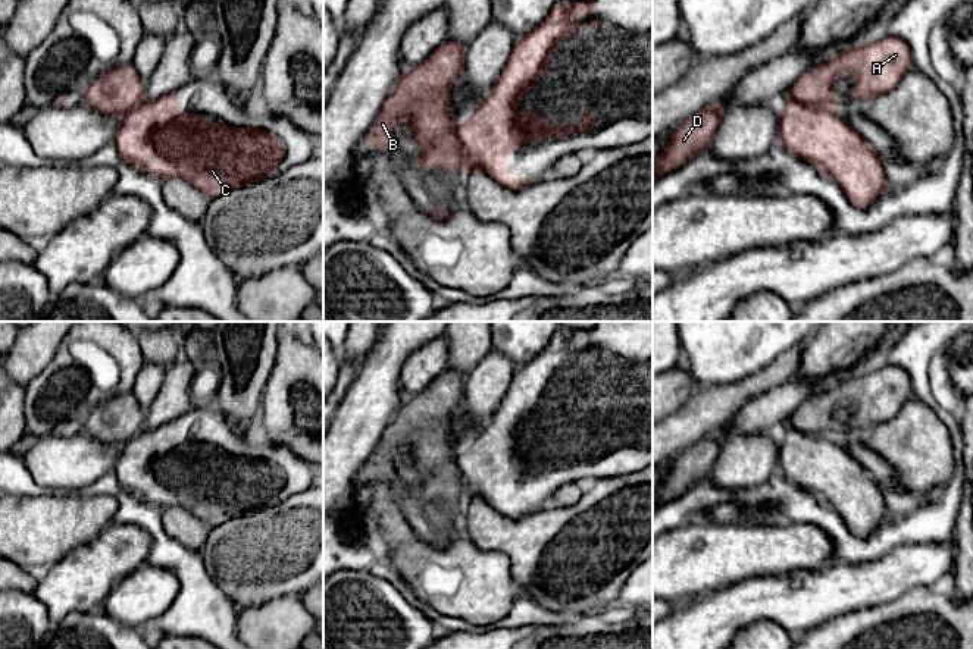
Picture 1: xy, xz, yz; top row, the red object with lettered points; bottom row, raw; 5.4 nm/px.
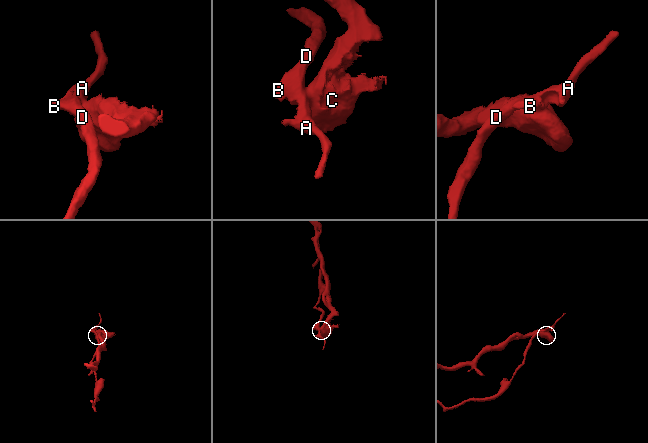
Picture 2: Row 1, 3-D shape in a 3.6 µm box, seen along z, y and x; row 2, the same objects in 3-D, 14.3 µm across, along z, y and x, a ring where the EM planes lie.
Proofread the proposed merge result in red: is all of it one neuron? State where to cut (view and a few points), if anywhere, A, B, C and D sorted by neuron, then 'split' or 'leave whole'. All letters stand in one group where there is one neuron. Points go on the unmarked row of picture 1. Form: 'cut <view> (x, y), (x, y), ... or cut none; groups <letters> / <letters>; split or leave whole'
cut xz (456, 455), (465, 504); groups A B D / C; split

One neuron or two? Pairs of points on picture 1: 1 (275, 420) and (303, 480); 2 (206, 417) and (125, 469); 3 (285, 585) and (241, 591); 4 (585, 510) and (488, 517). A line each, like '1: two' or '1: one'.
1: two
2: one
3: one
4: one

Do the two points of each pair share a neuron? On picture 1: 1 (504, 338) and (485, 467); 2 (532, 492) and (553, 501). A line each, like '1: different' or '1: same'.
1: different
2: different

